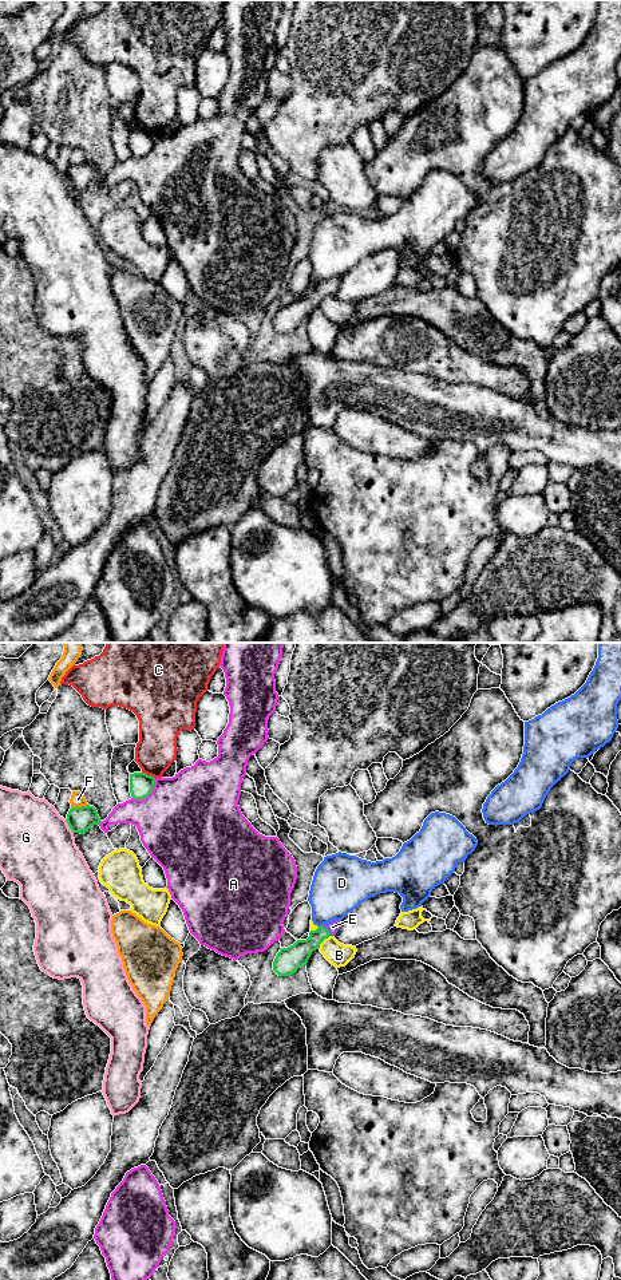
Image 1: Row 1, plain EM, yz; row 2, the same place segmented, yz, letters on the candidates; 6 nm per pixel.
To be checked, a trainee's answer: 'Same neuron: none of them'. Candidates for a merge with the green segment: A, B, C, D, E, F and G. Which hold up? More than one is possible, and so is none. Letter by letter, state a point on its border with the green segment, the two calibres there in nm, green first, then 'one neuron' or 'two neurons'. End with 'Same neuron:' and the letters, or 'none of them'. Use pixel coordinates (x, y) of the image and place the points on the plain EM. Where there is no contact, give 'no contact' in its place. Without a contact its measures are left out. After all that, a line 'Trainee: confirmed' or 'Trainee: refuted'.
A: meets green in yz at (147, 153); 140 nm thick on the green side, 500 nm on the other; two neurons
B: meets green in yz at (323, 297); 160 nm thick on the green side, 140 nm on the other; two neurons
C: meets green in yz at (149, 133); 140 nm thick on the green side, 240 nm on the other; two neurons
D: meets green in yz at (321, 283); 140 nm thick on the green side, 320 nm on the other; two neurons
E: meets green in yz at (328, 288); 140 nm thick on the green side, 70 nm on the other; one neuron
F: meets green in yz at (79, 165); 150 nm thick on the green side, 90 nm on the other; two neurons
G: meets green in yz at (68, 182); 150 nm thick on the green side, 460 nm on the other; two neurons
Same neuron: E
Trainee: refuted

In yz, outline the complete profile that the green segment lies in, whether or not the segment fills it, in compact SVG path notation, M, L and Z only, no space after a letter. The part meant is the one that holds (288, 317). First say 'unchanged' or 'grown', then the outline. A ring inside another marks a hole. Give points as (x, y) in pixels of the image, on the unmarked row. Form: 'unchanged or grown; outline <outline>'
grown; outline M341 277L319 284L309 289L306 297L297 297L288 305L281 305L273 319L273 328L278 333L290 333L302 323L306 323L313 308L320 305L320 301L329 293L335 293L339 288Z

